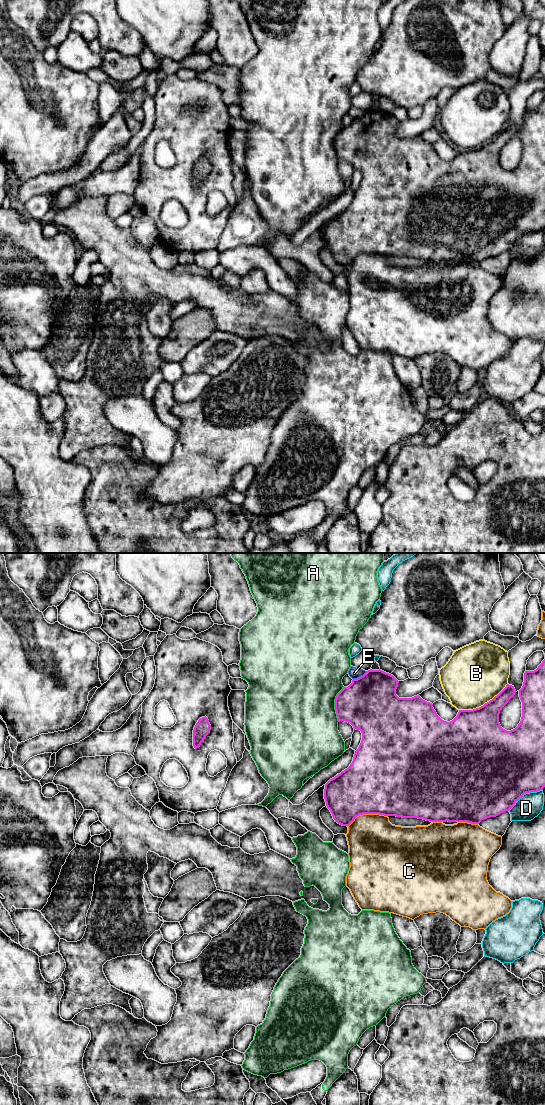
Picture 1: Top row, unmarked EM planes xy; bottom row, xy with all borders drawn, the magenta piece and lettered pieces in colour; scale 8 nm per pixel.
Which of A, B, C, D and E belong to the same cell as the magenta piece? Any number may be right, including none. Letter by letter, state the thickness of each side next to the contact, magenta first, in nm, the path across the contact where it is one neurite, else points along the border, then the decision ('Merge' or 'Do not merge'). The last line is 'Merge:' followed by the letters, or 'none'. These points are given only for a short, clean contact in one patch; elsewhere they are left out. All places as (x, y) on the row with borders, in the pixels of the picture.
A: Thickness 400 nm (magenta) against 500 nm. Do not merge
B: Thickness 400 nm (magenta) against 480 nm. Do not merge
C: Thickness 500 nm (magenta) against 420 nm. Do not merge
D: Thickness 500 nm (magenta) against 200 nm. Do not merge
E: Thickness 440 nm (magenta) against 90 nm. Boundary: xy (366, 671), (353, 679). Do not merge
Merge: none

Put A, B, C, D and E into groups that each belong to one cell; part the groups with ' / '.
A / B / C / D E

